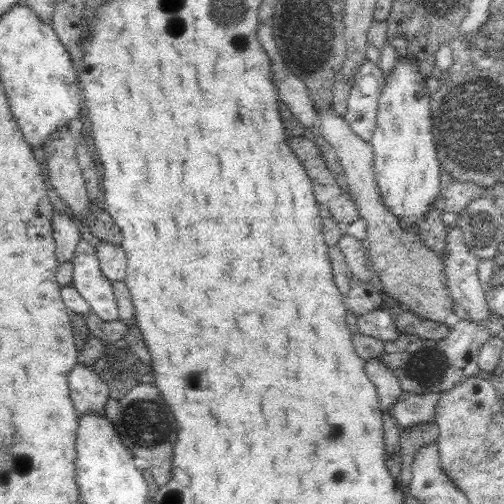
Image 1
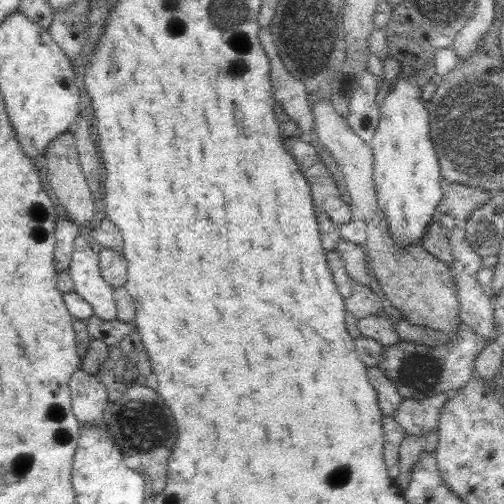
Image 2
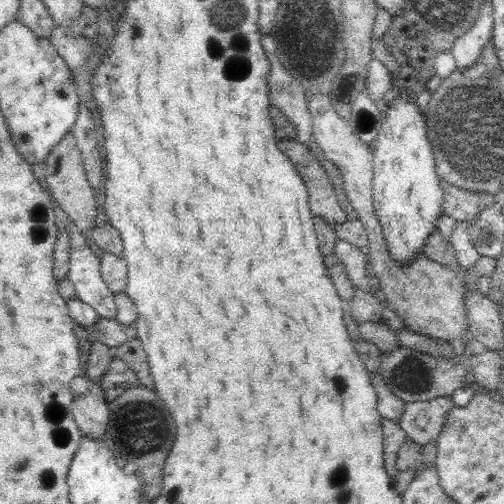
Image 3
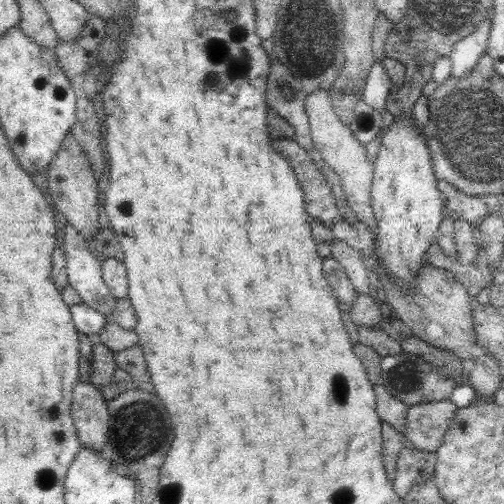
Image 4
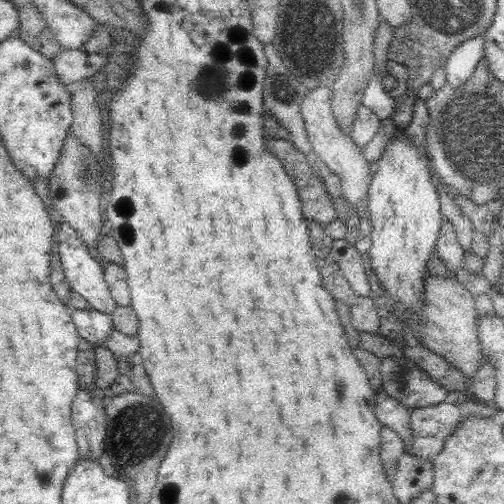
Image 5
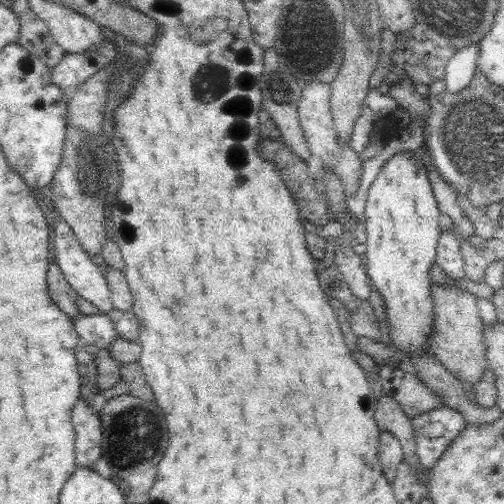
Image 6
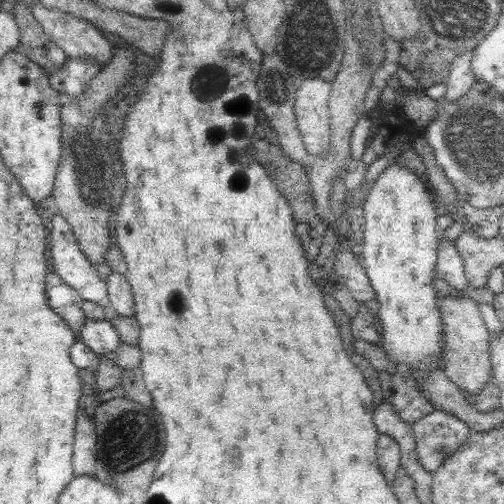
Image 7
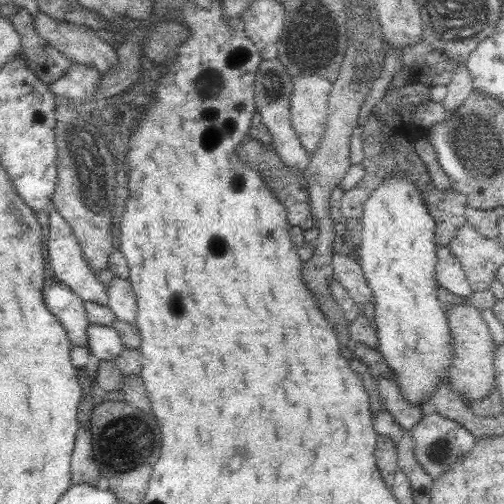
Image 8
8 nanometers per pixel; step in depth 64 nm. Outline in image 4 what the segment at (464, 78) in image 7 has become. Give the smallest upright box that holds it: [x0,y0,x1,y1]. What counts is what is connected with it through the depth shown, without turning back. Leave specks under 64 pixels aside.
[451,20,491,80]

